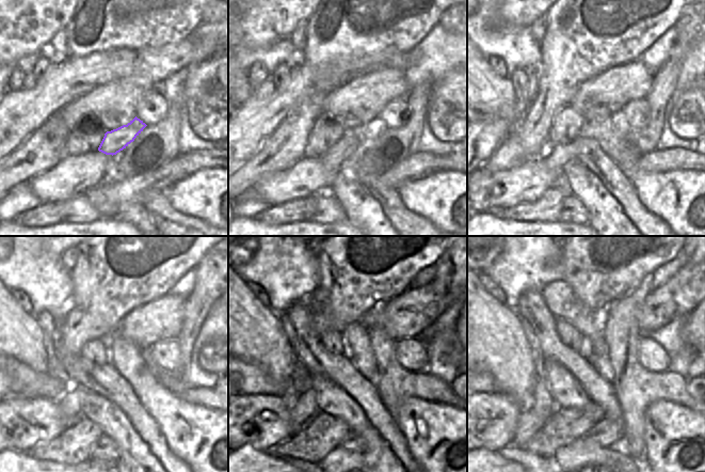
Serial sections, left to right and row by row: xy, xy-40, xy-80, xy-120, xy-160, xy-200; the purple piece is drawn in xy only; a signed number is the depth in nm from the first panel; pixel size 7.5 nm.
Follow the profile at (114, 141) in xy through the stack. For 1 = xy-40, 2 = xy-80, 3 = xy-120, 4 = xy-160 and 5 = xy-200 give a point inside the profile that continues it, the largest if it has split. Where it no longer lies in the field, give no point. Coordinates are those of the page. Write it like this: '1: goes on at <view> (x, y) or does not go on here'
1: goes on at xy-40 (333, 159)
2: goes on at xy-80 (556, 157)
3: goes on at xy-120 (69, 404)
4: goes on at xy-160 (303, 408)
5: goes on at xy-200 (530, 421)

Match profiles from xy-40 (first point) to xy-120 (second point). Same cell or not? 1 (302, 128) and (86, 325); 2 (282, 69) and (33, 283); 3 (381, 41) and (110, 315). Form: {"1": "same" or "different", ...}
{"1": "same", "2": "different", "3": "same"}

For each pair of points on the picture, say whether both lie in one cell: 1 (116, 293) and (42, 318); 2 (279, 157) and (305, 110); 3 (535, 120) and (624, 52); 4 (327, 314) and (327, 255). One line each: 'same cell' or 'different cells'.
1: different cells
2: same cell
3: same cell
4: same cell

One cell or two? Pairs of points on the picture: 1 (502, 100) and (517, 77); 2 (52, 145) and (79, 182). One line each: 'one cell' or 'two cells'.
1: two cells
2: two cells

